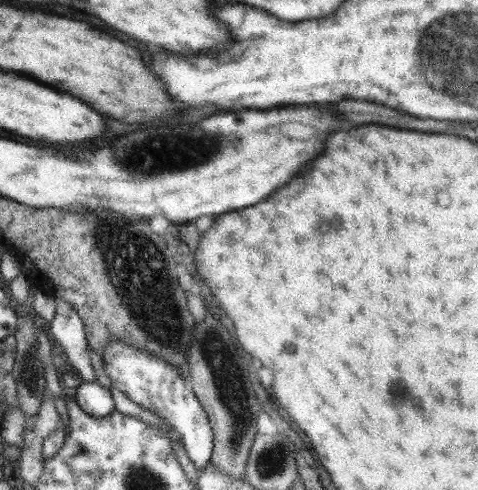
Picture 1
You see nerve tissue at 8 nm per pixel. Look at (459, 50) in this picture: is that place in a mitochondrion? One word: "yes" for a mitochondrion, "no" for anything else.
yes

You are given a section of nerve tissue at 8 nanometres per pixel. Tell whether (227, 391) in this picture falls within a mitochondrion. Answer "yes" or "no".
yes

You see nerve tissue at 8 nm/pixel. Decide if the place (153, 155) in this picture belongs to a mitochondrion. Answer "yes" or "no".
yes

